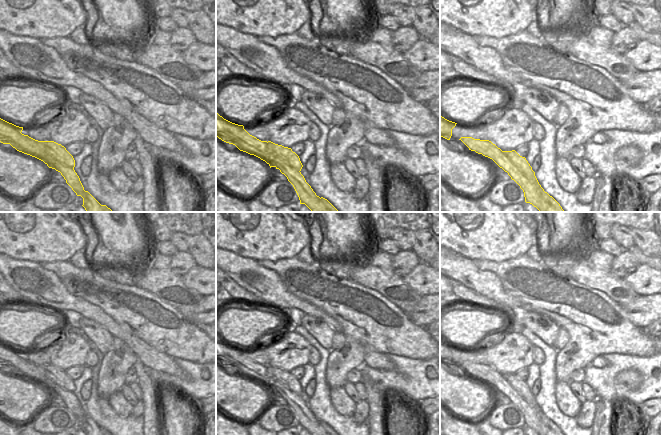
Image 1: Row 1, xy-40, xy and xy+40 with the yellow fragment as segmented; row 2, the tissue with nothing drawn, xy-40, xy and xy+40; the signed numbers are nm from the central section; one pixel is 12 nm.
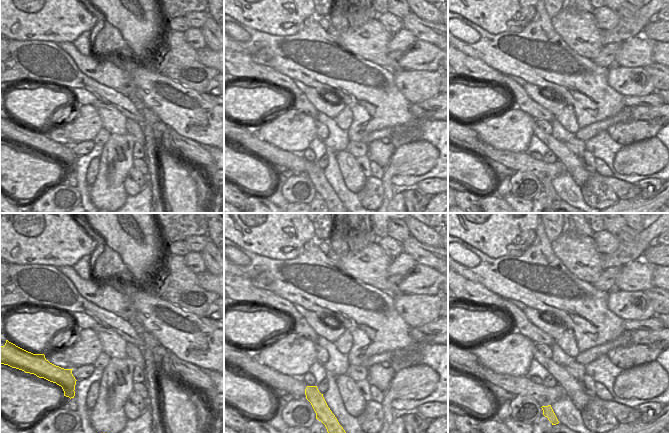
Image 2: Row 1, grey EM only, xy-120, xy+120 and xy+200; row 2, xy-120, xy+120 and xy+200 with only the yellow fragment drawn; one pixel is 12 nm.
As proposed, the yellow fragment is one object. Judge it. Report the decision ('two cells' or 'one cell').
two cells

